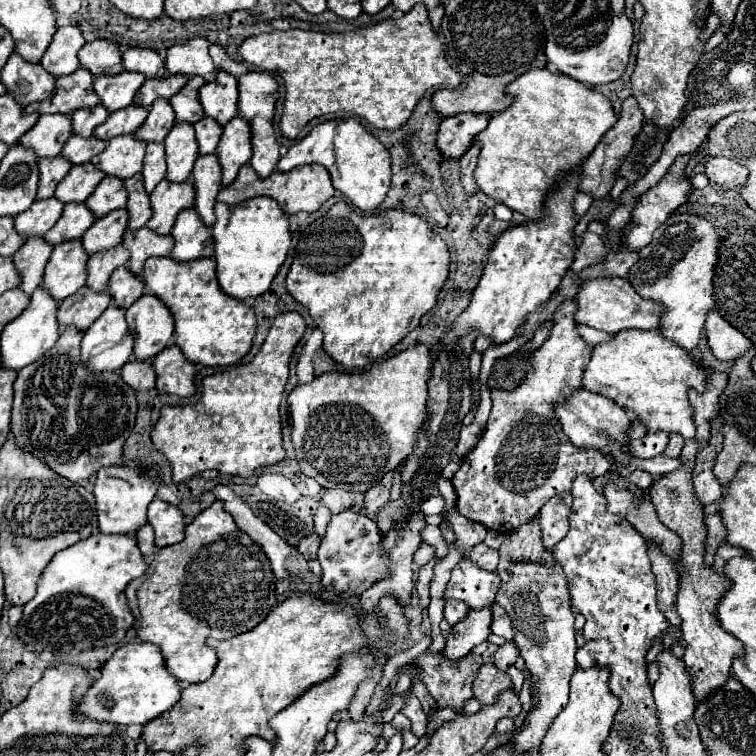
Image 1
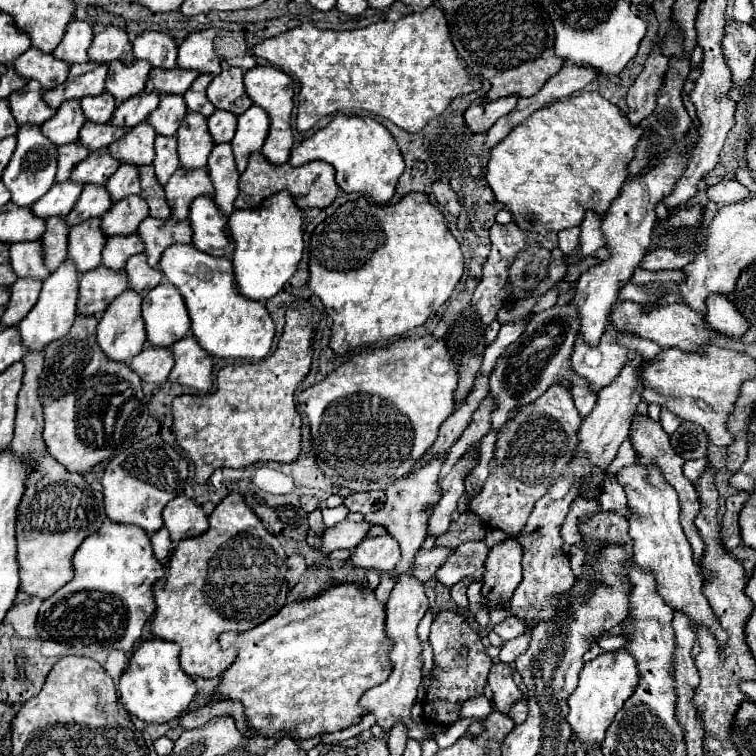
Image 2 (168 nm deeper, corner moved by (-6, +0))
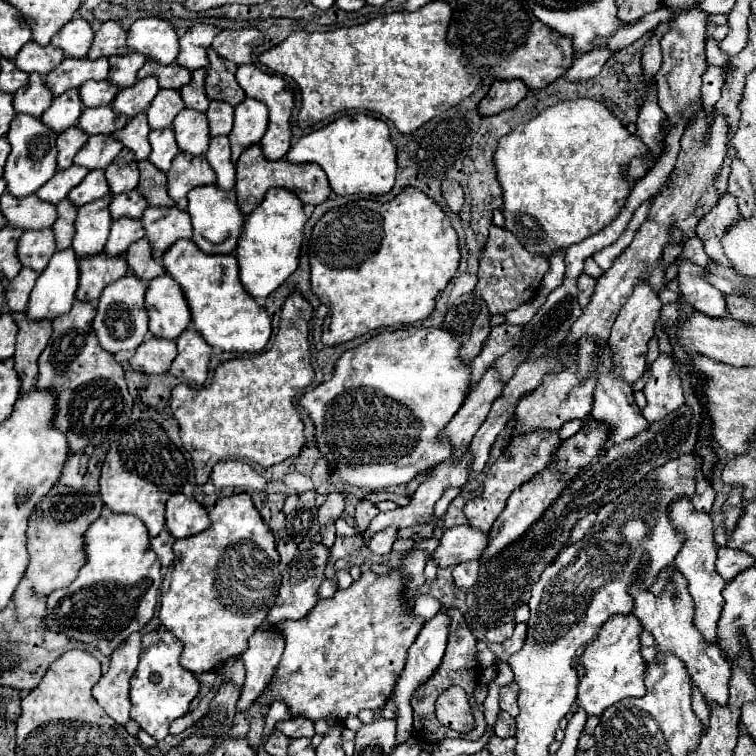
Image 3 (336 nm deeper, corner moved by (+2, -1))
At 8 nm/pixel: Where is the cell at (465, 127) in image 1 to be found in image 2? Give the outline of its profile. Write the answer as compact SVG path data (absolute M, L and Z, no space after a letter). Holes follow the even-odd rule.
M503 97L497 101L489 101L489 103L477 103L471 105L465 111L465 123L473 133L485 133L487 129L493 127L493 123L503 117L509 115L515 105L517 105L519 97Z

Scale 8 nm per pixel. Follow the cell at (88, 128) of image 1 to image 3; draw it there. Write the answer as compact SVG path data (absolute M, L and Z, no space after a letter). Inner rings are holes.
M107 80L103 82L89 82L89 84L83 84L79 94L81 94L81 102L85 108L99 108L99 106L109 106L115 98L115 94L119 92L117 86L109 84Z

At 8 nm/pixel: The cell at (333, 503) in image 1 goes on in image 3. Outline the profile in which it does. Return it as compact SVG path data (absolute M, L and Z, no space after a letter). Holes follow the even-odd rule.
M369 500L369 506L359 506L359 508L355 510L355 522L357 522L357 528L359 528L359 530L365 530L365 528L369 526L371 518L377 516L377 514L379 514L379 508L377 508L375 502L371 502L371 500Z

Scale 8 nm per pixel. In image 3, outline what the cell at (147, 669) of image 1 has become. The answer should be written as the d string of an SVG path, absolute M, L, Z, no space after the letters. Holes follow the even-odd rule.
M155 630L143 636L141 660L131 678L129 700L131 700L131 718L153 736L157 742L169 734L169 724L189 712L191 700L199 692L197 678L179 664L183 644L167 630Z

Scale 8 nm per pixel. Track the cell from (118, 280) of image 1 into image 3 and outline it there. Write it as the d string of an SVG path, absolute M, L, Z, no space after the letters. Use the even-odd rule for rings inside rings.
M141 238L137 244L129 246L129 250L125 252L125 260L127 260L131 274L143 282L149 282L149 280L165 274L165 268L149 256L149 242L145 238Z

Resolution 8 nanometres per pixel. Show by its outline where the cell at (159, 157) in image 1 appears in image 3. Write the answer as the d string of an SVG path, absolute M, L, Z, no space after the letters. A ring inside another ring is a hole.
M165 128L161 132L151 132L149 134L149 144L151 144L151 156L149 162L153 166L157 166L161 172L169 172L171 168L171 160L179 154L177 142L175 142L175 134L171 128Z

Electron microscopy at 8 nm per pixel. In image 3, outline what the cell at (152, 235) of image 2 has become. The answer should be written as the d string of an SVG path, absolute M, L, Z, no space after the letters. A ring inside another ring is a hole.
M147 208L143 212L141 224L145 236L151 244L153 260L161 262L163 252L179 238L191 238L191 220L189 214L179 208Z

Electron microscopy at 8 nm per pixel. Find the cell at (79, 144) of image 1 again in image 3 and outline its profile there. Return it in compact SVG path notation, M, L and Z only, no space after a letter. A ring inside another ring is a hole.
M111 106L105 108L93 108L93 110L83 110L79 118L79 128L87 136L95 134L113 134L115 130L123 128L127 124L125 116L117 116Z

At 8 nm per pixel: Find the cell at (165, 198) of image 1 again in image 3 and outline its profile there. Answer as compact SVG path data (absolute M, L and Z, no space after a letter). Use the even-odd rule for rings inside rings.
M179 152L167 172L167 192L179 210L187 210L187 192L197 186L215 184L213 170L203 156L185 156Z

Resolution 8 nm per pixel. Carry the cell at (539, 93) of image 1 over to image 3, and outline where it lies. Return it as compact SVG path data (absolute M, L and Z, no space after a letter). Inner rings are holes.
M577 98L547 108L537 118L503 136L493 154L497 180L503 188L505 228L509 228L517 240L529 248L529 252L543 256L553 252L553 248L567 248L585 240L587 236L593 236L611 224L617 212L623 208L625 196L631 190L625 188L625 164L633 156L641 156L645 148L647 146L641 142L641 138L631 134L597 100Z

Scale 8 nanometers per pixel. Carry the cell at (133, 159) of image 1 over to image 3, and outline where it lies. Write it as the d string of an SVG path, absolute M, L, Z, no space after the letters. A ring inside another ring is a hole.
M141 112L123 130L117 130L113 138L119 140L125 148L129 148L137 160L147 160L147 156L151 154L151 144L147 140L149 132L151 128L147 124L147 116L145 112Z

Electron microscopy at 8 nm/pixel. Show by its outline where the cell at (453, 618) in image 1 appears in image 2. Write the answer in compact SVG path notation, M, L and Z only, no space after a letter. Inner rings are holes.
M465 577L463 581L459 581L451 587L451 599L459 609L467 609L467 605L469 605L467 603L467 585L473 581L475 581L475 577Z

